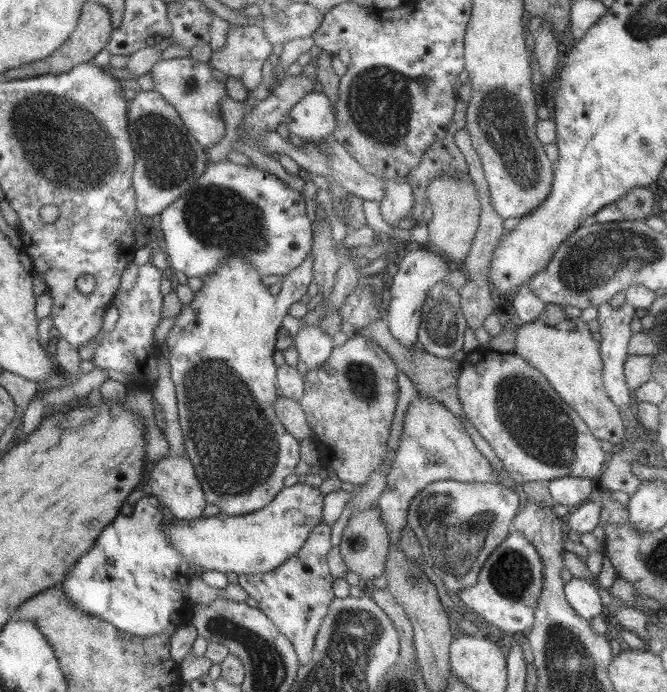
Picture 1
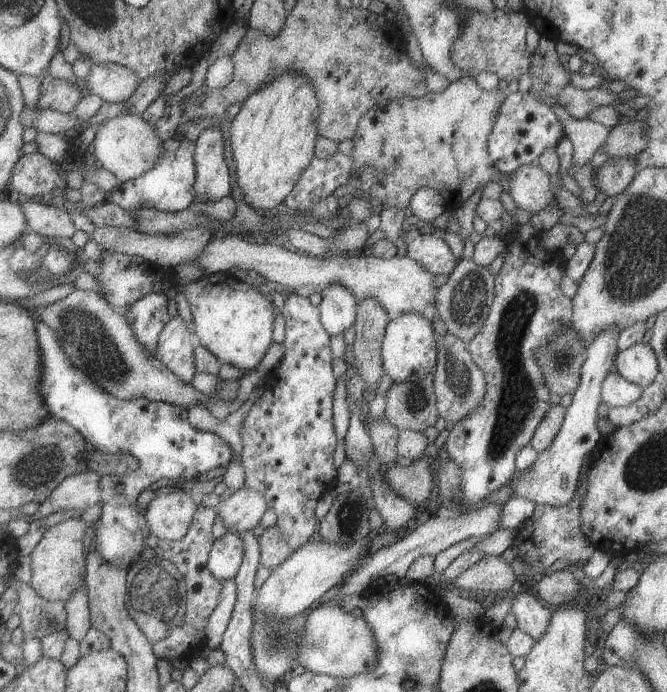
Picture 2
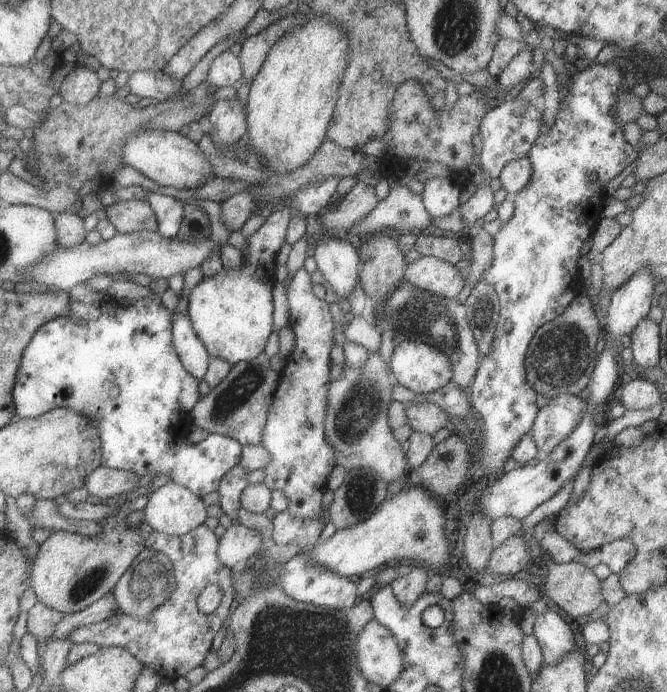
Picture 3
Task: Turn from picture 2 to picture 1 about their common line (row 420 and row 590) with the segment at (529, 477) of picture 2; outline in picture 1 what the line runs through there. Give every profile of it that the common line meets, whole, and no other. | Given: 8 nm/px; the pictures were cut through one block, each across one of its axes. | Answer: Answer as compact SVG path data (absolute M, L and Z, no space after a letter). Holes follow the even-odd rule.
M571 578L569 582L565 582L563 593L571 609L585 620L604 612L598 590L585 580Z

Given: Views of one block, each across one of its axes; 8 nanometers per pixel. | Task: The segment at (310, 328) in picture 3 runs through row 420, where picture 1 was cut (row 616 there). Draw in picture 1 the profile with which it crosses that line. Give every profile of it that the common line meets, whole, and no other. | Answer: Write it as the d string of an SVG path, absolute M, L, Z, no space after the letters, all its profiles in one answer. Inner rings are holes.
M321 522L310 530L307 541L297 555L289 557L275 571L258 575L237 575L237 583L257 603L257 609L279 629L293 645L300 666L307 665L322 619L334 600L334 578L327 567L327 553L331 548L330 527Z

